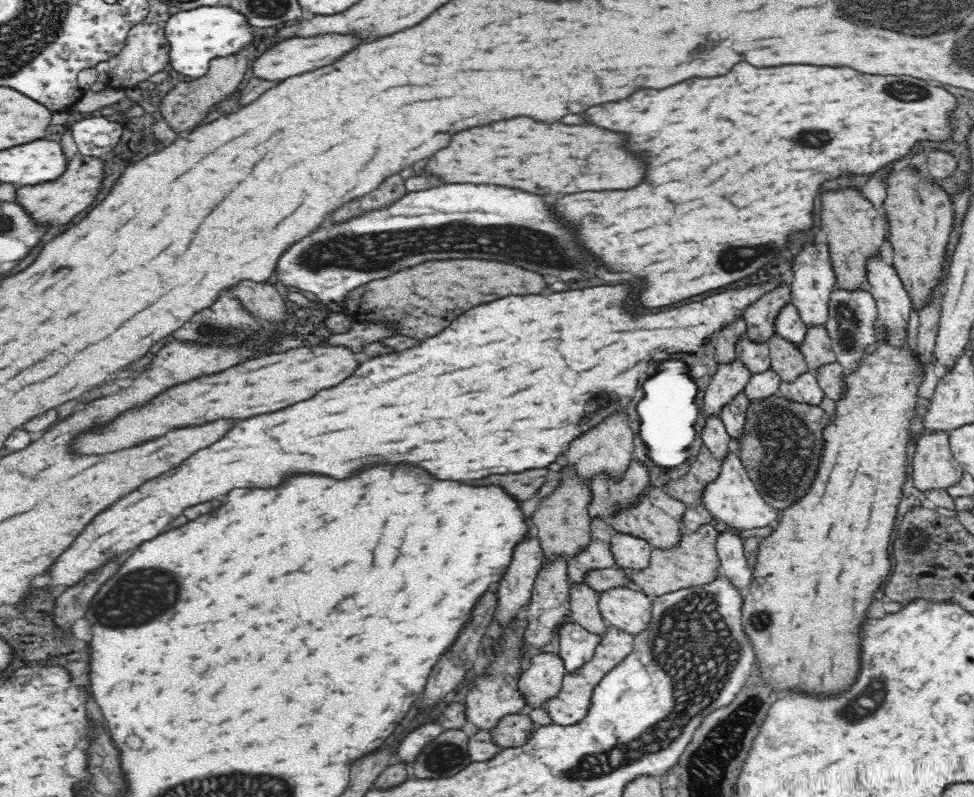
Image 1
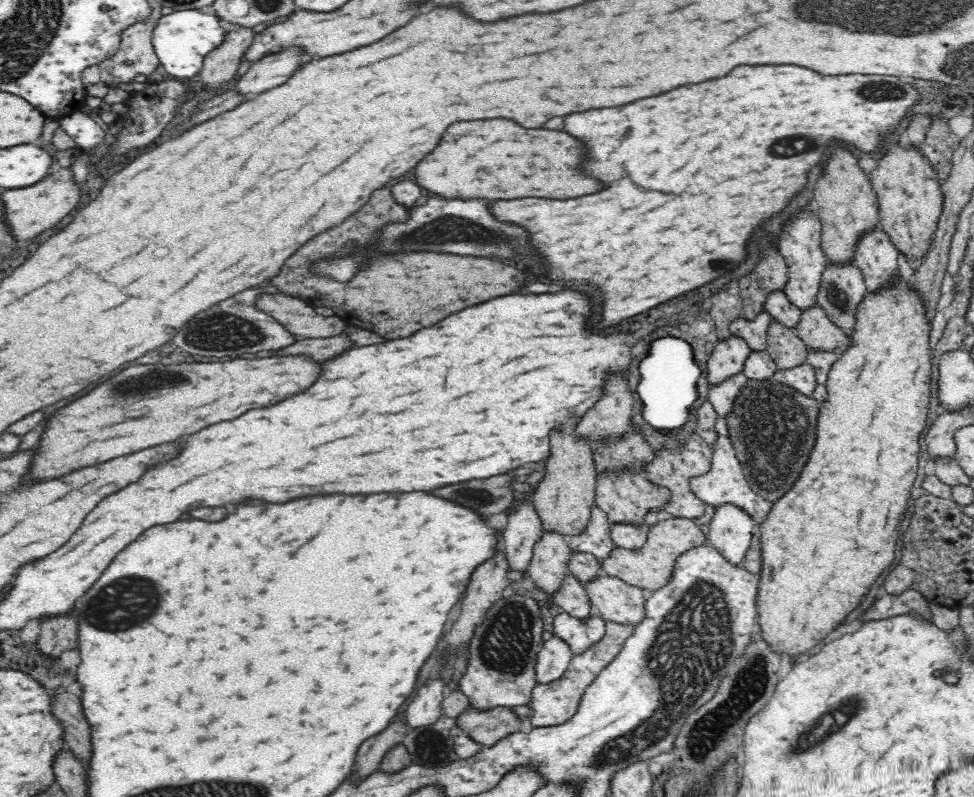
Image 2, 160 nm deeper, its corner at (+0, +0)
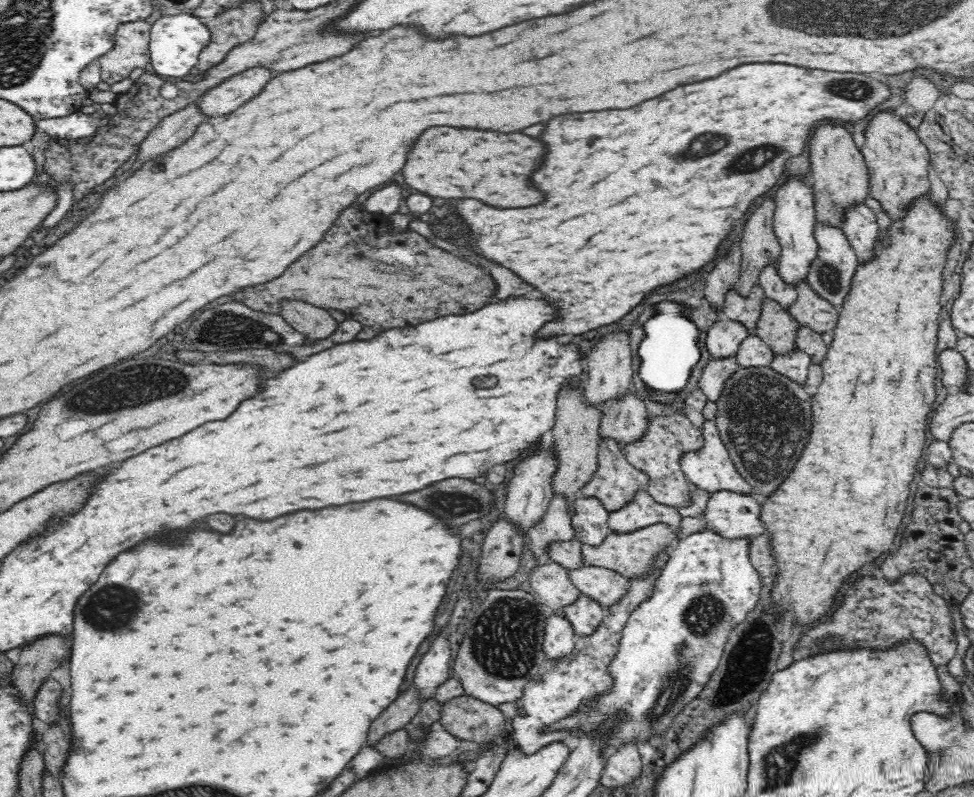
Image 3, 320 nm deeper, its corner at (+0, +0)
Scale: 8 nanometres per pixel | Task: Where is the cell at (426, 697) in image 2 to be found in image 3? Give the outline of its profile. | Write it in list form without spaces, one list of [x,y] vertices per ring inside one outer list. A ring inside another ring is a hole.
[[[448,637],[438,638],[432,650],[422,658],[414,678],[415,693],[420,703],[432,700],[438,688],[448,680],[451,661],[449,646]]]

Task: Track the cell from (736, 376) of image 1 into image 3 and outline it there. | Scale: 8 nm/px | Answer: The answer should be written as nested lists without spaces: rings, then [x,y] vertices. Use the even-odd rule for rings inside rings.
[[[719,318],[707,332],[706,348],[710,352],[710,359],[726,362],[730,358],[735,358],[742,346],[742,340],[748,335],[745,326],[733,320]]]

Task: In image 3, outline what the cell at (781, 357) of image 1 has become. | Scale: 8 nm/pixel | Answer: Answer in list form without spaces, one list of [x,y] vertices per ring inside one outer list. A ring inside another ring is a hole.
[[[767,297],[757,327],[758,337],[771,347],[775,355],[790,356],[794,350],[799,350],[797,322],[788,311]]]

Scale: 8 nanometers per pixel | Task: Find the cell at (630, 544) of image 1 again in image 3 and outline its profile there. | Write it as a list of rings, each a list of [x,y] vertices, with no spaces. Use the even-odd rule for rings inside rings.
[[[638,492],[634,502],[622,510],[610,512],[608,527],[614,534],[632,534],[636,530],[664,522],[679,527],[681,516],[676,508],[658,504],[648,492]]]

